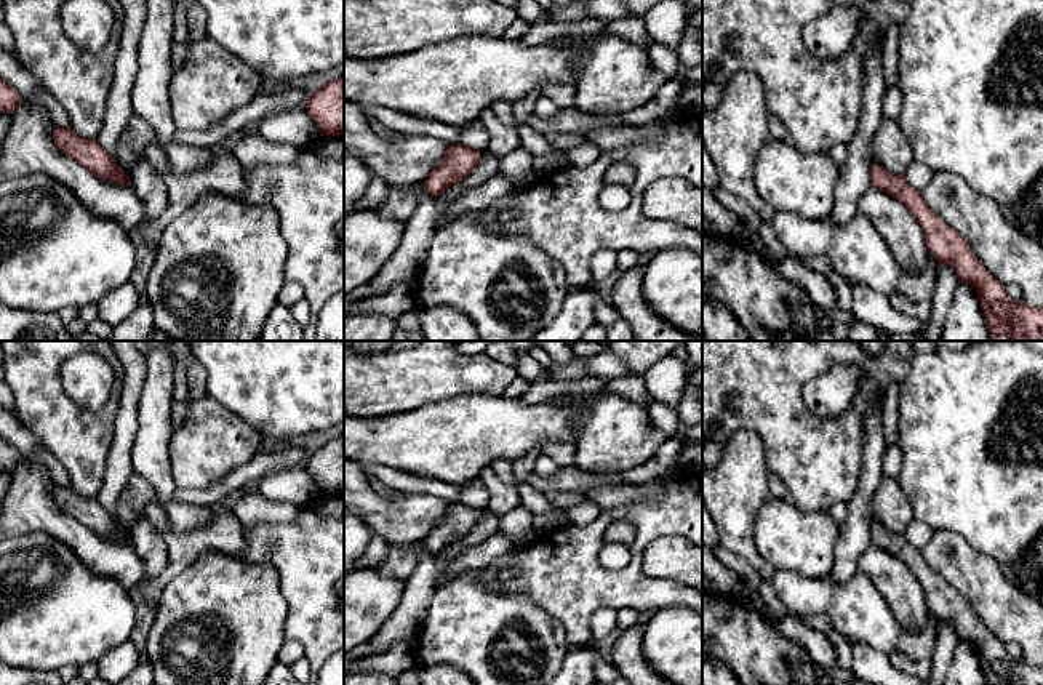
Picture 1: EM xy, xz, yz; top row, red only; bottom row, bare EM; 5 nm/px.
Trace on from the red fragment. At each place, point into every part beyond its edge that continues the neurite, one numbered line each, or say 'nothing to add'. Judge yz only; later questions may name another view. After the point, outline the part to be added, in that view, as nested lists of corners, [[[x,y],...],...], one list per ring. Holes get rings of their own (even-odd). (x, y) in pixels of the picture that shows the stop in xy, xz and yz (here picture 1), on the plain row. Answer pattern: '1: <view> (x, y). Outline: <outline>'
nothing to add

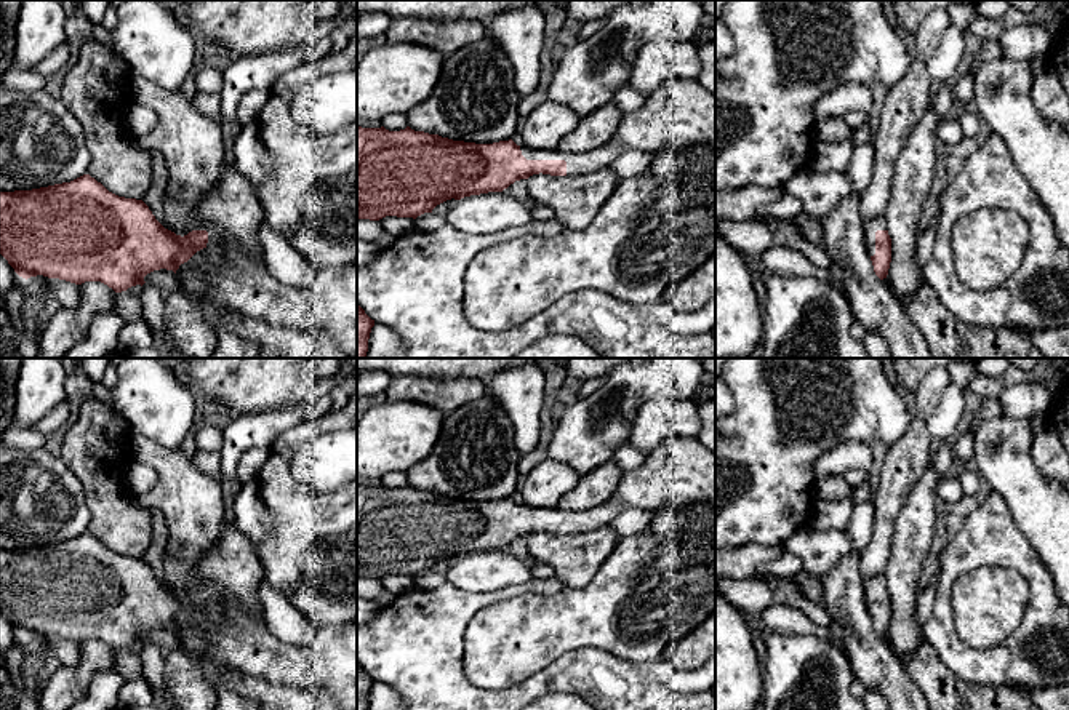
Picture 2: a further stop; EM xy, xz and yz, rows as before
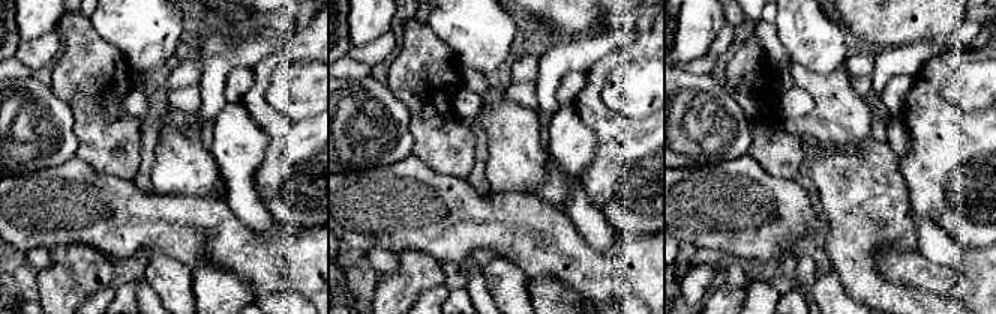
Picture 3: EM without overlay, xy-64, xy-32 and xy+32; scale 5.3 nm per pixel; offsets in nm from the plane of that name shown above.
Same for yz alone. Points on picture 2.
1: yz (871, 584). Outline: [[[883,574],[874,577],[864,577],[864,588],[866,588],[866,603],[869,608],[869,614],[875,612],[875,590],[887,588],[887,582]]]

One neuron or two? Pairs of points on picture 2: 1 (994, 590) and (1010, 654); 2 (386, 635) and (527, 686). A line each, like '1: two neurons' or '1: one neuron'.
1: two neurons
2: one neuron

